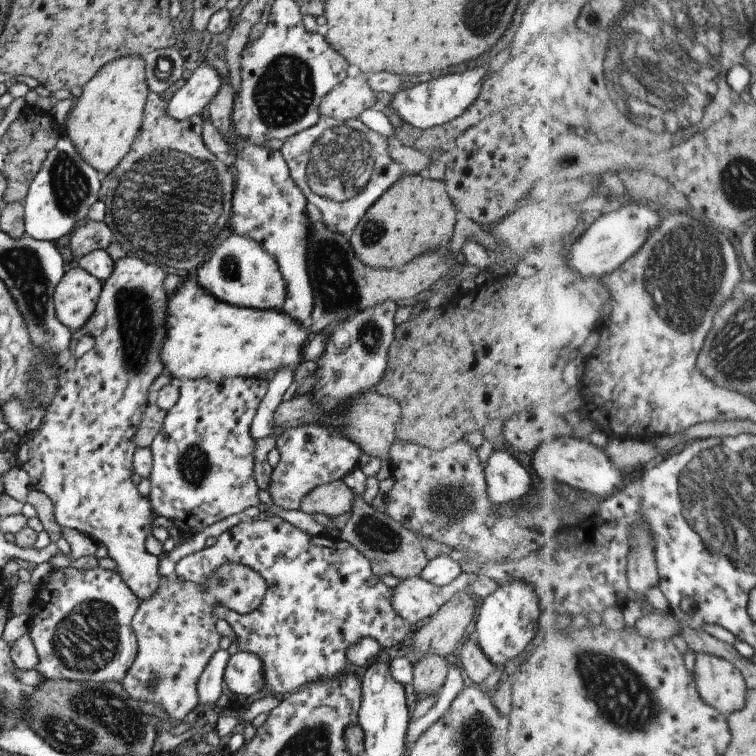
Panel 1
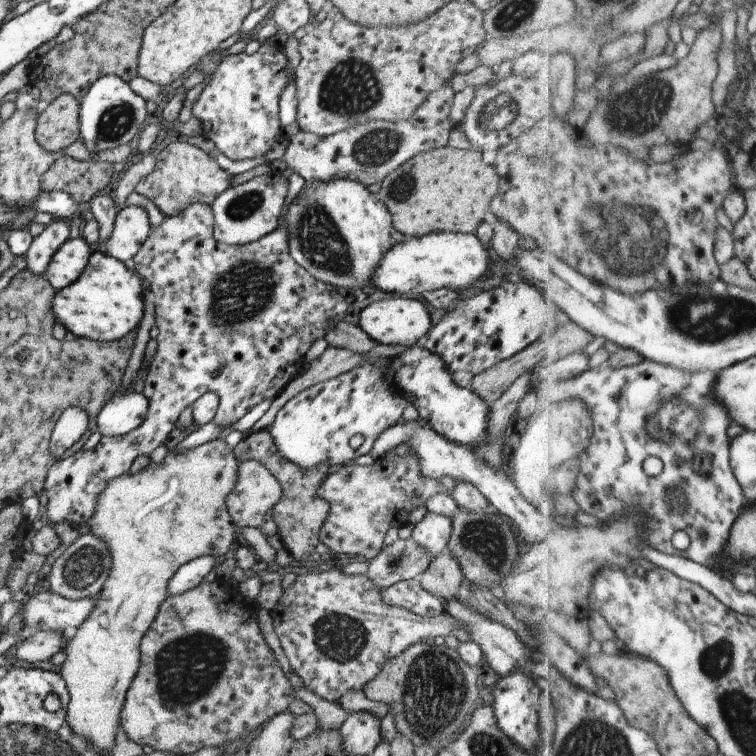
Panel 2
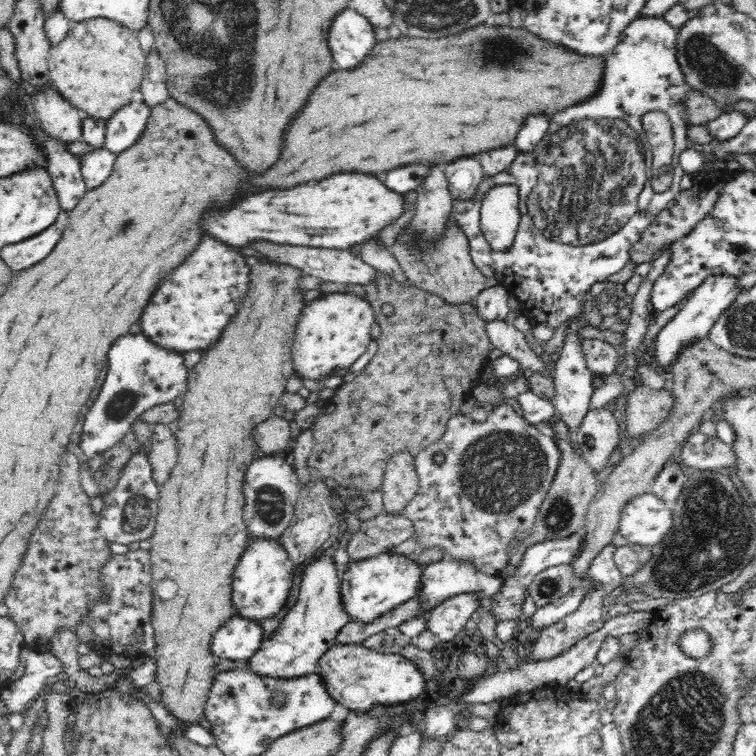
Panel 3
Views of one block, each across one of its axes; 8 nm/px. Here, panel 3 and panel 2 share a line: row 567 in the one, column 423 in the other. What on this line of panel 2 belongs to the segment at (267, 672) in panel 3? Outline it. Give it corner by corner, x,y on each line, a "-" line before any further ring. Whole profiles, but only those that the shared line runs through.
388,298
372,302
360,312
360,327
366,335
382,345
414,346
420,338
427,335
432,328
433,319
430,313
418,300
408,298

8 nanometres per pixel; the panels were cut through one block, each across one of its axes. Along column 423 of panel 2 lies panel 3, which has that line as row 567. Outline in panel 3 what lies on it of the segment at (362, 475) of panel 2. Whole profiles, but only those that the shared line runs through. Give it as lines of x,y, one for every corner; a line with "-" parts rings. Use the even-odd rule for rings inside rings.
511,401
498,404
491,411
488,411
487,418
484,422
476,422
469,415
458,414
448,420
444,434
437,441
434,441
429,447
417,452
414,458
414,465
416,465
420,488
418,488
416,496
406,505
404,515
411,520
415,528
414,537
422,548
438,547
442,549
448,558
472,563
483,574
500,577
501,570
506,568
511,558
510,554
508,554
510,542
512,540
522,541
526,536
530,536
530,532
534,528
534,522
536,522
539,514
540,505
554,480
560,459
561,454
556,441
553,439
553,435
544,435
540,430
536,429
532,423
529,423
520,414
517,406
-
437,453
442,453
444,456
444,462
441,464
434,462
433,456

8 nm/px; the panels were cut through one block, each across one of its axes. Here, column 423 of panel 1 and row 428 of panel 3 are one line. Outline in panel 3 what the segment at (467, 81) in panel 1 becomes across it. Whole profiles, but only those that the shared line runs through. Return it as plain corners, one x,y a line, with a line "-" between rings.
144,334
118,338
108,352
108,362
104,383
84,418
79,446
88,459
114,446
146,409
182,397
187,387
188,368
183,355
162,348

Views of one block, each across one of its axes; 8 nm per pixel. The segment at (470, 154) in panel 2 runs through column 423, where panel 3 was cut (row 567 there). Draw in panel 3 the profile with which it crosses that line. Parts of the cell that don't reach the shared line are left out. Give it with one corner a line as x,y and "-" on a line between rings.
256,256
256,264
252,264
250,268
250,290
244,298
244,304
240,308
240,312
232,318
232,322
228,324
228,328
224,328
224,334
222,338
210,348
205,350
201,359
190,369
188,369
187,387
182,394
183,409
181,415
176,423
173,425
175,428
176,447
178,447
177,463
175,464
168,480
160,486
160,496
158,496
158,514
155,516
154,532
150,538
151,546
149,553
151,554
152,562
152,587
153,587
153,600
152,600
152,627
154,630
154,641
156,641
156,648
154,650
153,658
156,659
156,682
162,689
162,705
174,715
178,717
180,721
180,728
174,730
174,736
183,736
183,728
190,723
198,723
199,720
204,717
204,705
208,700
208,692
210,692
210,686
214,682
214,677
217,672
215,671
216,656
212,654
210,650
210,643
212,635
220,630
220,628
233,618
236,614
236,610
232,604
232,590
230,589
233,580
233,572
236,566
239,564
240,558
246,551
250,542
250,536
248,536
247,526
243,521
243,506
245,503
245,496
243,495
244,486
244,474
248,464
254,459
259,457
259,453
256,450
256,441
252,437
252,430
258,426
261,422
264,422
268,417
273,414
274,408
278,406
278,400
281,398
281,394
284,393
286,388
286,382
292,374
296,374
293,362
292,362
292,346
294,345
294,336
296,330
296,324
298,324
299,316
302,314
303,308
306,306
304,301
304,293
300,288
300,278
304,276
304,271
272,260
266,260
262,262
262,258
258,260

